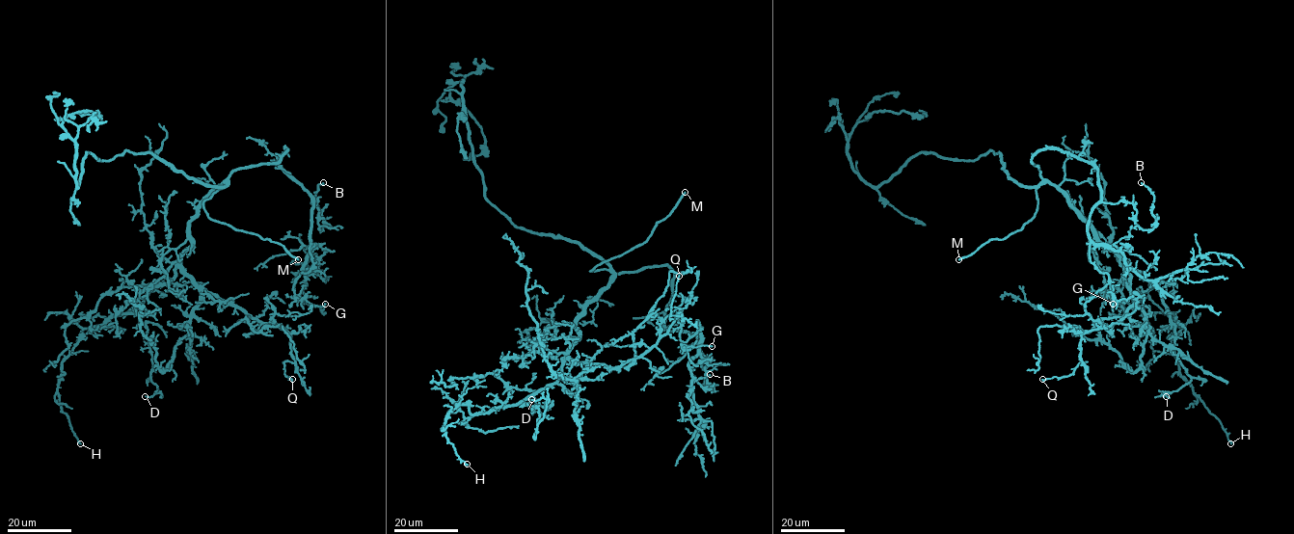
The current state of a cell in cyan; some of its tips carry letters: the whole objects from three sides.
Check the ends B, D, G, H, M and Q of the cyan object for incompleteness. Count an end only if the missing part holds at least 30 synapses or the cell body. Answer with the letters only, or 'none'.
M

